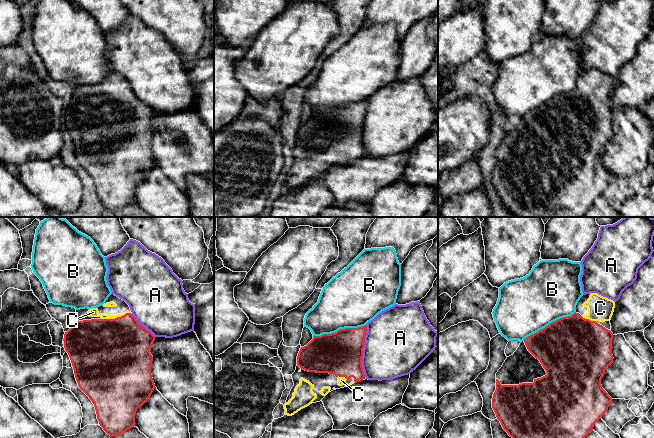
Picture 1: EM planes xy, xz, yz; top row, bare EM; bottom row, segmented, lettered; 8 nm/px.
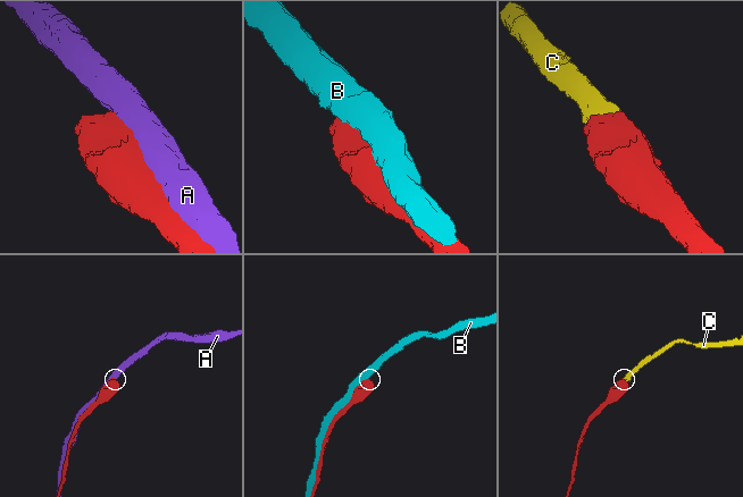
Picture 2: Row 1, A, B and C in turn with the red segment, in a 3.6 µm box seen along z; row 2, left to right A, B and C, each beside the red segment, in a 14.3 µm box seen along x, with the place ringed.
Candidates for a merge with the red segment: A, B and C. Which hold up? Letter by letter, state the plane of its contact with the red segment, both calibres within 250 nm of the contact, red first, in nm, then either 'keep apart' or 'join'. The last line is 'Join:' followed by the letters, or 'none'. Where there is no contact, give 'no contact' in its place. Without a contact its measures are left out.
A: xz | 340/460 nm | keep apart
B: xz | 340/440 nm | keep apart
C: xy | 460/70 nm | join
Join: C

